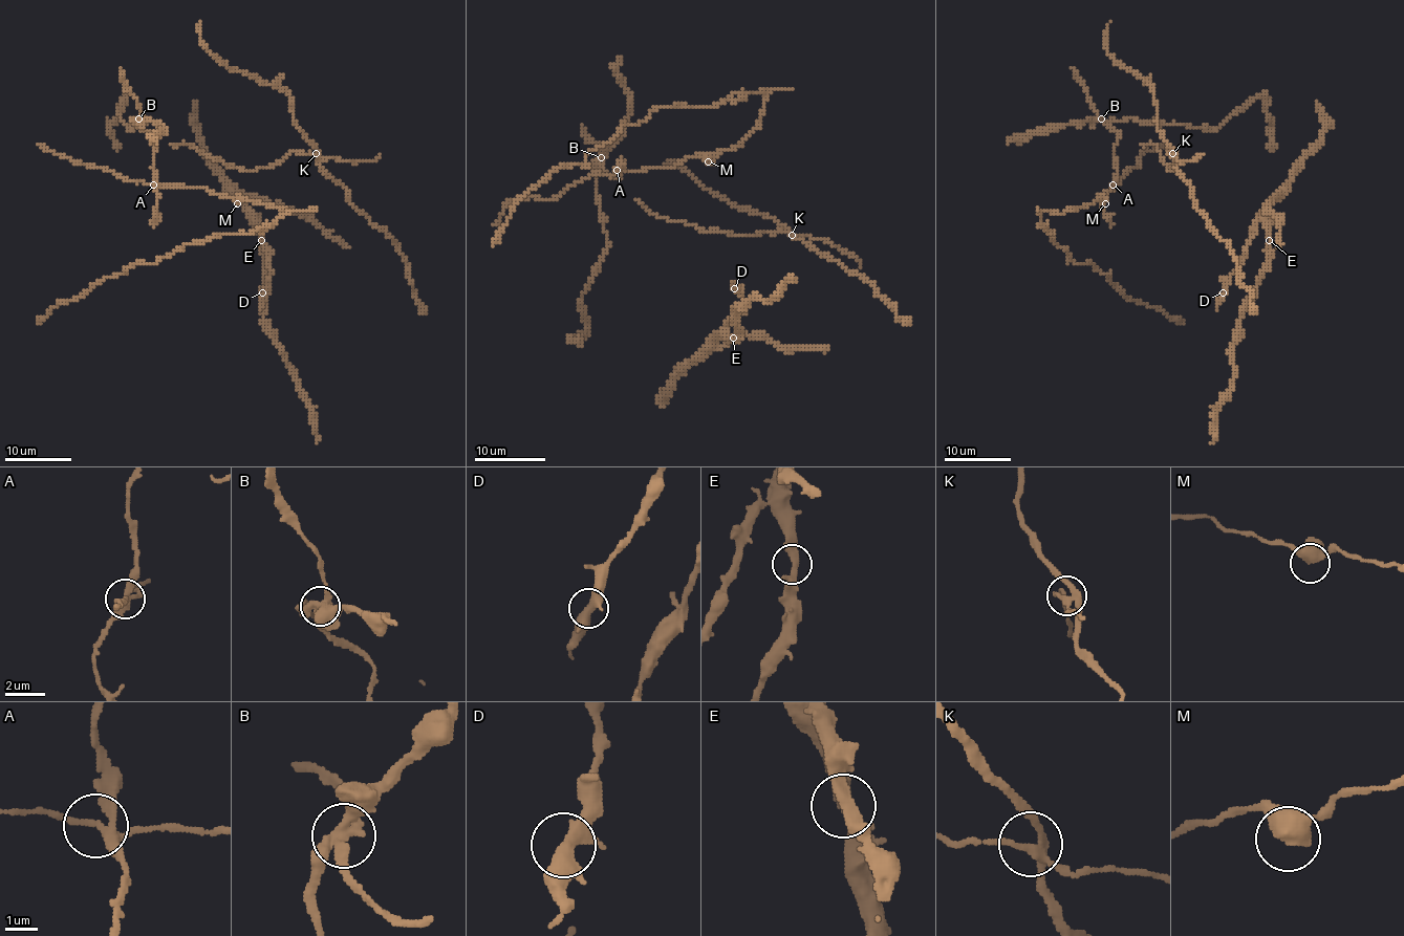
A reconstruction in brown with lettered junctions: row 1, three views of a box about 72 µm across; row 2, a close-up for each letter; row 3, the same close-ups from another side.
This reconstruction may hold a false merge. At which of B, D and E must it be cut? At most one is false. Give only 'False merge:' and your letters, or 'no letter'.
False merge: B

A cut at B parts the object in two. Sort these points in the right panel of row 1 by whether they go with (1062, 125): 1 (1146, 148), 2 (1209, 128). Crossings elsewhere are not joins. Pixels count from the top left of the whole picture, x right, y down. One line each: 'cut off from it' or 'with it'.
1: cut off from it
2: with it

